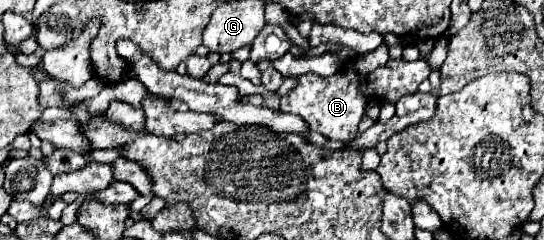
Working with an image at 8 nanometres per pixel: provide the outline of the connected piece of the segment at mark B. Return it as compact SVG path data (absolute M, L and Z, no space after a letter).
M391 59L385 67L379 67L369 75L359 75L353 69L353 63L349 63L343 71L331 77L305 73L299 77L299 85L287 97L281 97L281 111L299 115L309 125L311 131L317 131L331 141L349 141L357 135L357 125L363 117L367 97L395 103L403 95L415 93L419 83L425 81L427 77L429 77L429 65L421 59L413 63L405 59Z

